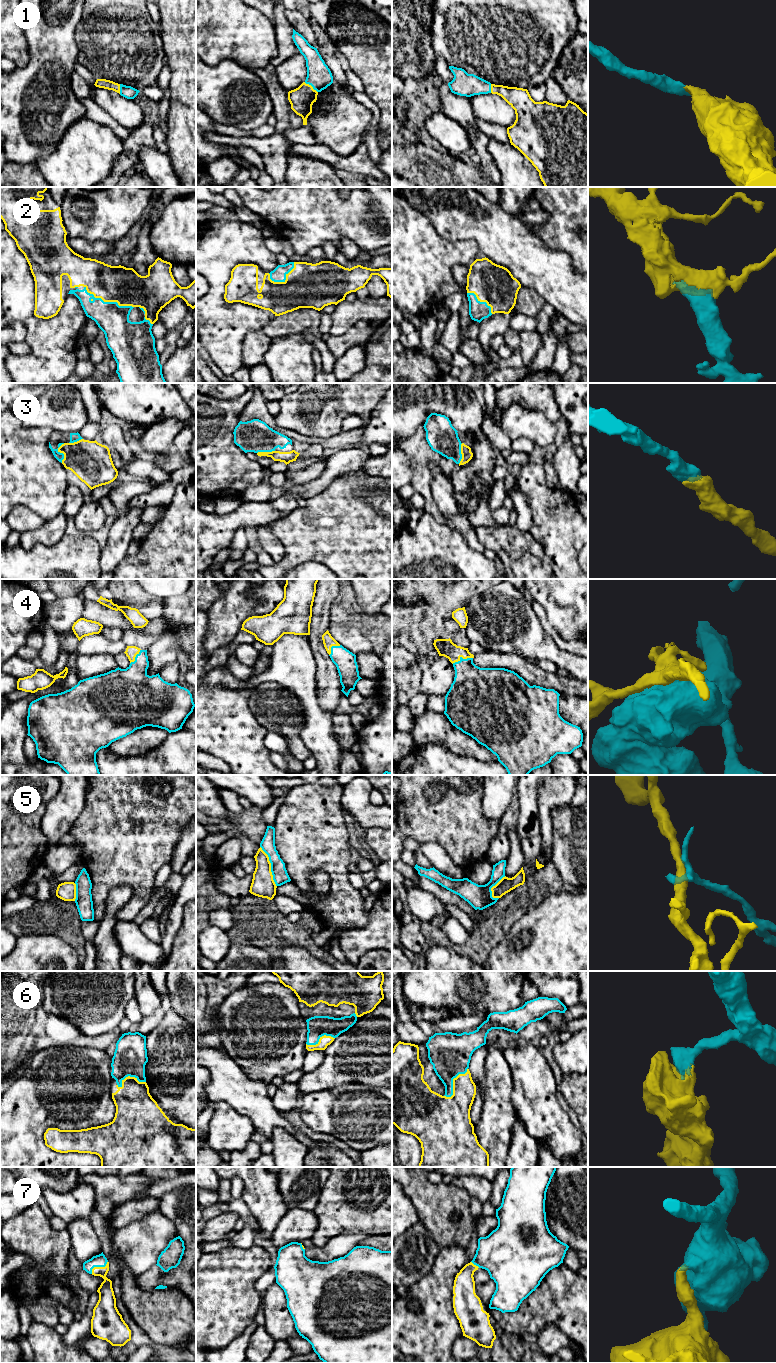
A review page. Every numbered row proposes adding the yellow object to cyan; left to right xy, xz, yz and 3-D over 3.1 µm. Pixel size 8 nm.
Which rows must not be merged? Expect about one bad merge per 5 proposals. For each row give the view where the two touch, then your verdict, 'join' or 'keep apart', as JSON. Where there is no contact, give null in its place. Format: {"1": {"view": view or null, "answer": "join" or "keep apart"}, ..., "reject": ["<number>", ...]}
{"1": {"view": "xz", "answer": "join"}, "2": {"view": "xy", "answer": "join"}, "3": {"view": "xy", "answer": "join"}, "4": {"view": "yz", "answer": "join"}, "5": {"view": "xz", "answer": "keep apart"}, "6": {"view": "yz", "answer": "join"}, "7": {"view": "xy", "answer": "join"}, "reject": ["5"]}

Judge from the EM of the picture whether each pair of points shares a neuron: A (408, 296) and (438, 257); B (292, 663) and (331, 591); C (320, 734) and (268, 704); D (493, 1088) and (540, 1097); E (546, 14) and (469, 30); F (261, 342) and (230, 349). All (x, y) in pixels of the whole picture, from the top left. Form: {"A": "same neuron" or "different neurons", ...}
{"A": "same neuron", "B": "different neurons", "C": "different neurons", "D": "different neurons", "E": "same neuron", "F": "different neurons"}

